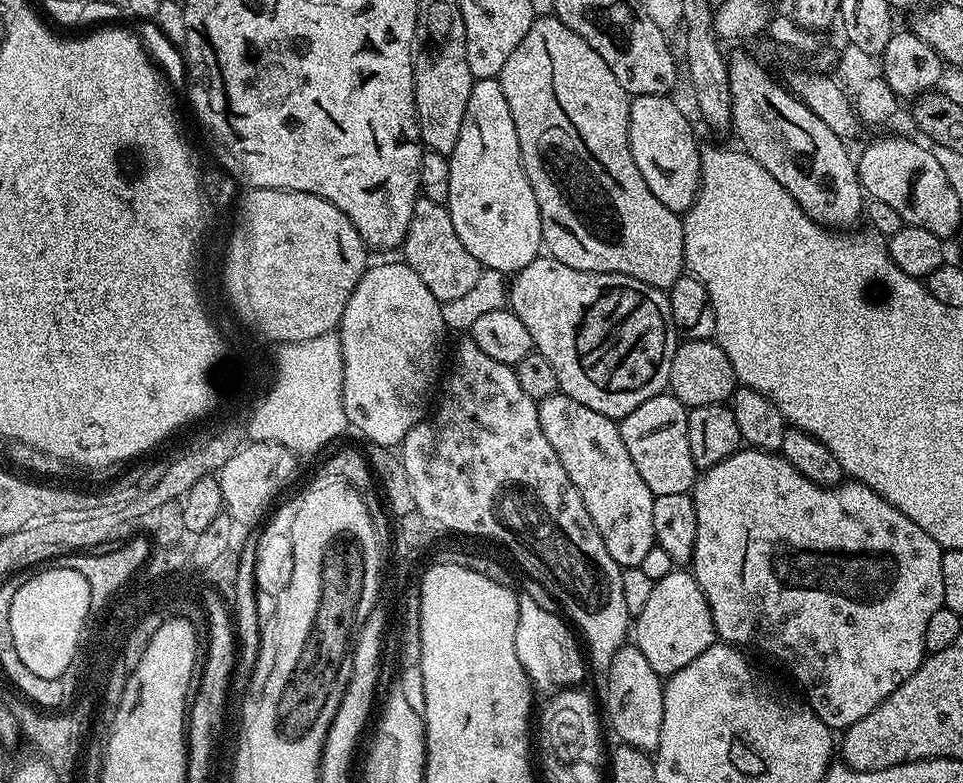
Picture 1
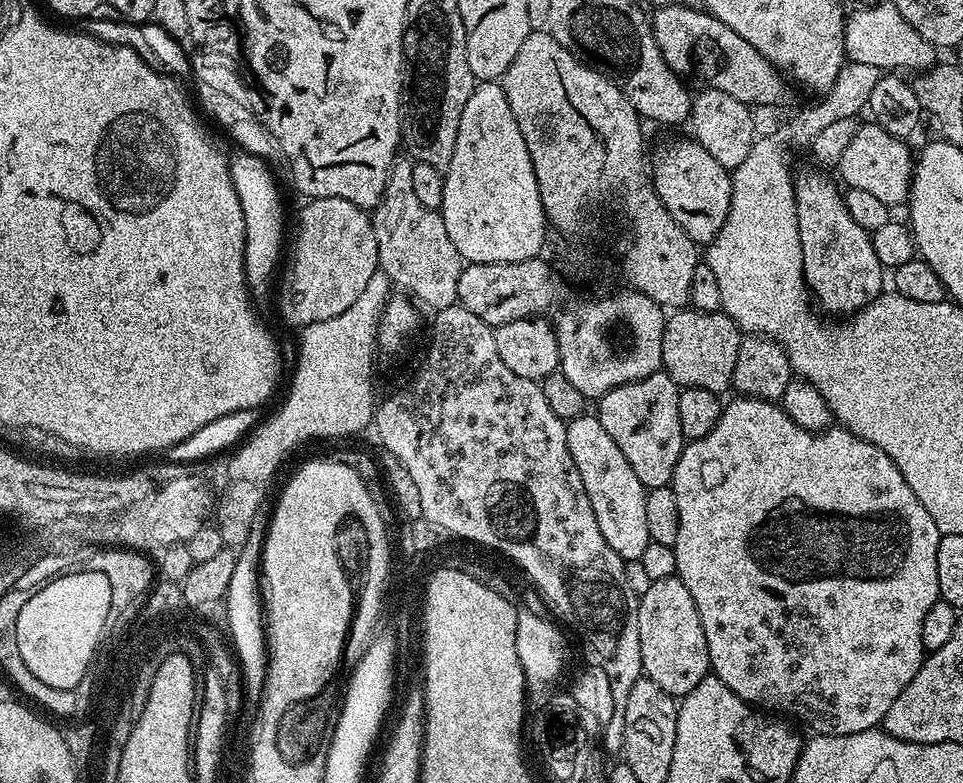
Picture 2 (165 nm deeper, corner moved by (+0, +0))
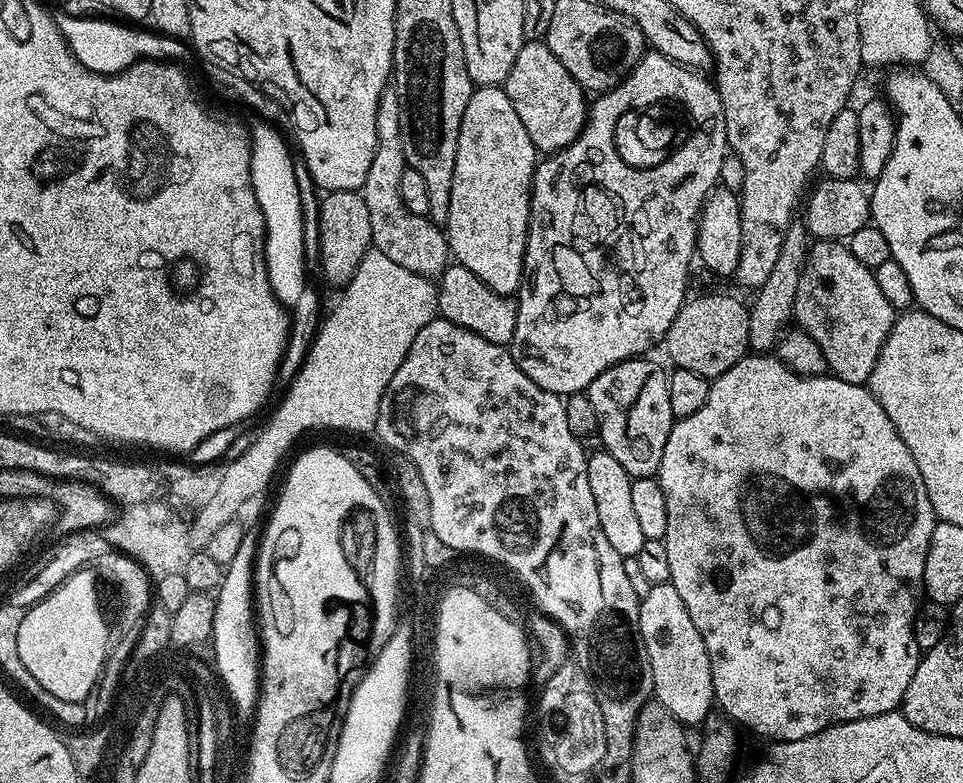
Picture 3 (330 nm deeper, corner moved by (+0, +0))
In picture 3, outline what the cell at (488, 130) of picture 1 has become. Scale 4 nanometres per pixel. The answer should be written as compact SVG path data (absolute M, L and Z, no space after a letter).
M480 86L473 91L470 102L466 102L466 114L462 114L462 126L458 134L458 150L456 151L456 161L454 162L454 186L450 186L450 210L448 211L448 223L446 225L446 235L448 247L455 263L466 266L470 274L474 274L490 290L498 294L512 298L520 291L520 285L524 278L524 251L526 250L526 238L528 237L528 223L530 222L530 202L532 201L532 176L536 173L538 163L538 153L534 142L530 142L530 134L526 134L526 126L522 126L522 118L510 106L510 98L506 98L503 87L500 86Z

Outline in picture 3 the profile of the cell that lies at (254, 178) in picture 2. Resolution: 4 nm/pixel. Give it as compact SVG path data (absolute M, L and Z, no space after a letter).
M263 118L253 121L250 127L250 178L254 186L254 198L258 198L264 219L266 274L270 278L270 290L274 290L276 301L287 310L310 287L308 268L304 265L304 208L300 205L300 180L296 177L296 164L292 161L293 149L284 133L275 123Z

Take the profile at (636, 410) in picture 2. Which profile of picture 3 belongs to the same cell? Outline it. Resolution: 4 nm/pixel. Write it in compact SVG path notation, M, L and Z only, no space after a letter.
M633 358L620 364L610 366L586 389L590 406L598 414L598 440L601 440L603 451L614 454L629 476L655 477L660 471L662 450L666 450L666 438L674 417L670 410L669 373L663 372L649 358Z

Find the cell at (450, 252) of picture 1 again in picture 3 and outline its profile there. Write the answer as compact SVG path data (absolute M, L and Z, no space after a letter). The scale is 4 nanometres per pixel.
M389 86L378 102L374 162L370 162L362 189L366 210L370 210L372 248L398 262L398 266L414 270L414 274L436 278L450 263L448 238L445 229L431 218L410 214L410 210L406 210L402 194L398 194L398 182L402 182L402 170L406 167L406 154L402 150L402 110L398 106L395 87Z

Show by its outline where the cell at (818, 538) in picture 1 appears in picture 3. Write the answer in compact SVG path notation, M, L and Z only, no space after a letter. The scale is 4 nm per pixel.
M745 354L737 364L730 366L730 370L726 370L726 374L715 377L709 383L706 402L702 402L700 409L694 410L694 414L689 416L679 417L673 423L670 438L666 438L666 450L662 450L658 479L662 486L662 494L666 494L666 534L663 542L670 562L670 583L682 597L682 602L686 605L691 620L694 621L694 627L697 628L698 634L702 634L702 642L706 642L706 654L710 654L714 704L717 709L721 708L725 712L721 713L729 721L735 722L741 729L742 727L749 728L750 731L765 736L768 742L779 742L810 738L835 724L854 722L858 718L874 718L878 714L897 711L903 705L906 686L910 686L910 678L914 678L914 670L918 670L918 662L922 655L918 642L914 642L914 618L917 608L922 603L926 550L930 546L932 531L936 528L938 521L936 512L932 509L930 494L926 490L926 482L922 482L922 474L918 474L918 462L914 462L914 454L910 454L906 442L902 442L898 430L894 430L894 422L890 422L886 410L882 410L882 406L872 397L871 391L865 385L842 382L837 376L831 374L799 376L797 372L790 370L787 364L776 359L775 355Z

